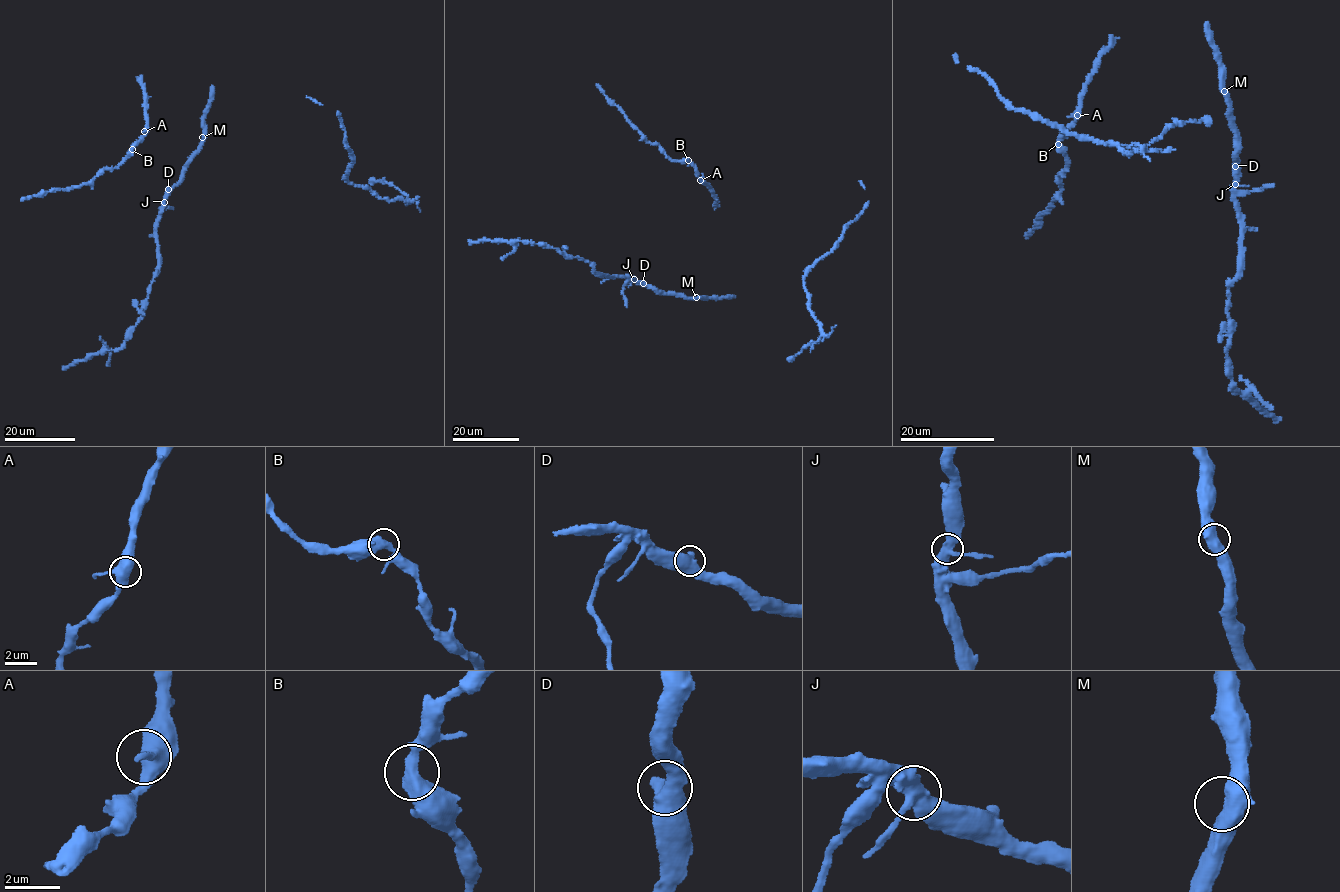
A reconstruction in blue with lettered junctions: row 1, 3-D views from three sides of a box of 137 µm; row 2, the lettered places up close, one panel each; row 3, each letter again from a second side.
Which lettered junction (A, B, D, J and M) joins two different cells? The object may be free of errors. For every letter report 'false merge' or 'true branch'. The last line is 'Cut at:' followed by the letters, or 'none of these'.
A: true branch
B: true branch
D: true branch
J: true branch
M: true branch
Cut at: none of these

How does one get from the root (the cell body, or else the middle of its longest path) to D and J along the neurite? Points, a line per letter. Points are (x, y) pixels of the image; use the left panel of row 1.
D: (207, 137), (187, 165), (183, 179), (168, 189)
J: (207, 137), (187, 165), (183, 179), (171, 189), (163, 202)

